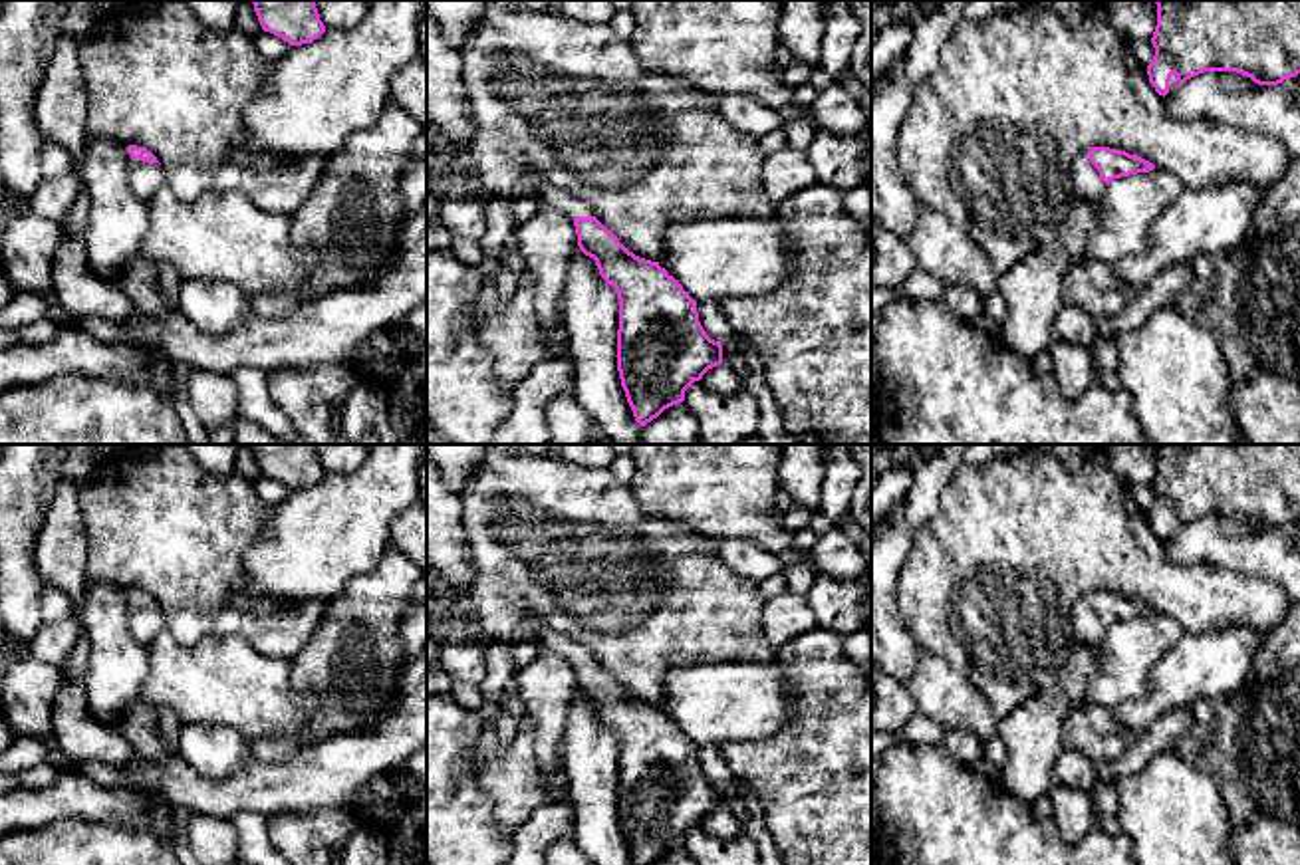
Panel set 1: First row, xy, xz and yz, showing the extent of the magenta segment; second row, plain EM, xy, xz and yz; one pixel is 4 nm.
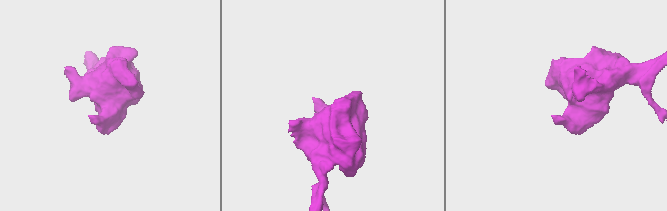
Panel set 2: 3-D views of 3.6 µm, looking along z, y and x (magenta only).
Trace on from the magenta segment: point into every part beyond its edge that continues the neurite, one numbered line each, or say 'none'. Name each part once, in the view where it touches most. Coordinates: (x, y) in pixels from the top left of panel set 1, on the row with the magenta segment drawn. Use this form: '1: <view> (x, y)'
1: yz (1088, 185)

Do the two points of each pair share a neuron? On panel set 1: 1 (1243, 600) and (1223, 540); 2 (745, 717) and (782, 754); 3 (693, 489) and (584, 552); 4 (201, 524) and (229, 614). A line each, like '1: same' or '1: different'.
1: different
2: different
3: different
4: same

